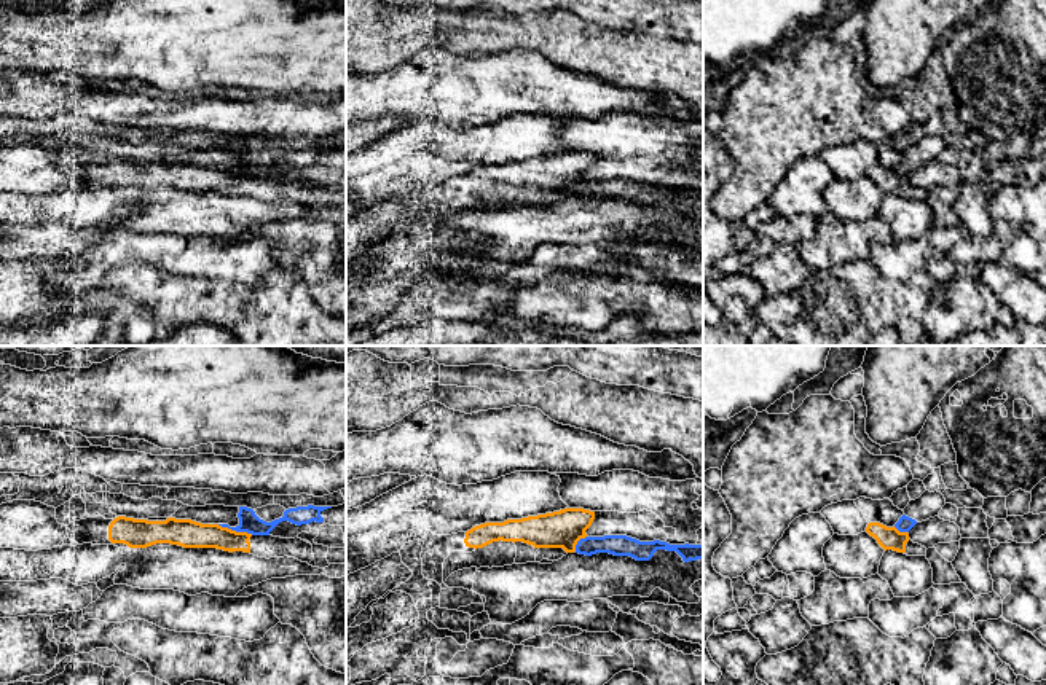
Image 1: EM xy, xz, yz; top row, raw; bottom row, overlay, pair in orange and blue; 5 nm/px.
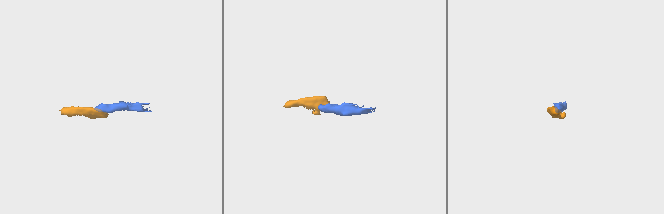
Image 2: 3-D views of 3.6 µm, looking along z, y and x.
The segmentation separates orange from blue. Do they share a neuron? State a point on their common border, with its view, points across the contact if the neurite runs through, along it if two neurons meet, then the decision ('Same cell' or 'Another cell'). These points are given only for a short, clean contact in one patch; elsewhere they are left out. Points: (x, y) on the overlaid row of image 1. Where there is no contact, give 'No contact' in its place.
Touches orange at xy (235, 531). Boundary: xy (217, 524), (252, 534). Another cell

